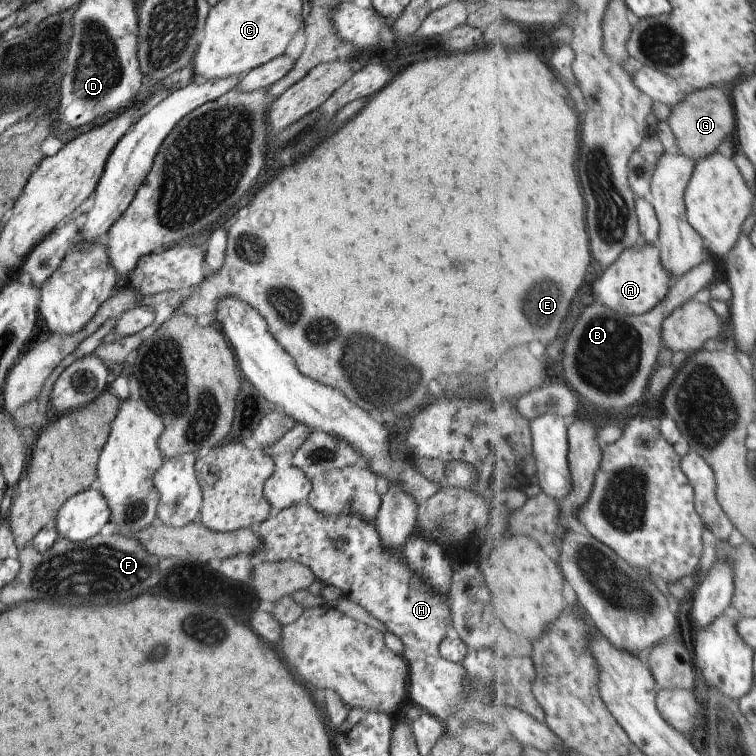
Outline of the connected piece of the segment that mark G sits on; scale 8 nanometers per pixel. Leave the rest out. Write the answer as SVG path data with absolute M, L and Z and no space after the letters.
M714 86L700 90L692 89L681 104L672 107L668 122L675 133L678 152L696 161L717 152L726 140L734 137L737 126L736 110L729 96Z

